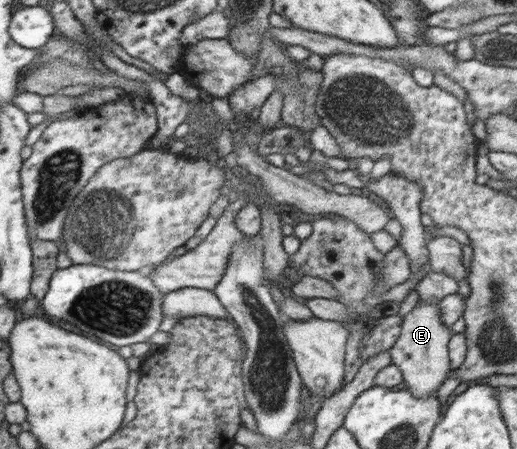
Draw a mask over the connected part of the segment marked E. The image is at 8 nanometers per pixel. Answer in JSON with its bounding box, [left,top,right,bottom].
[387,301,451,398]

